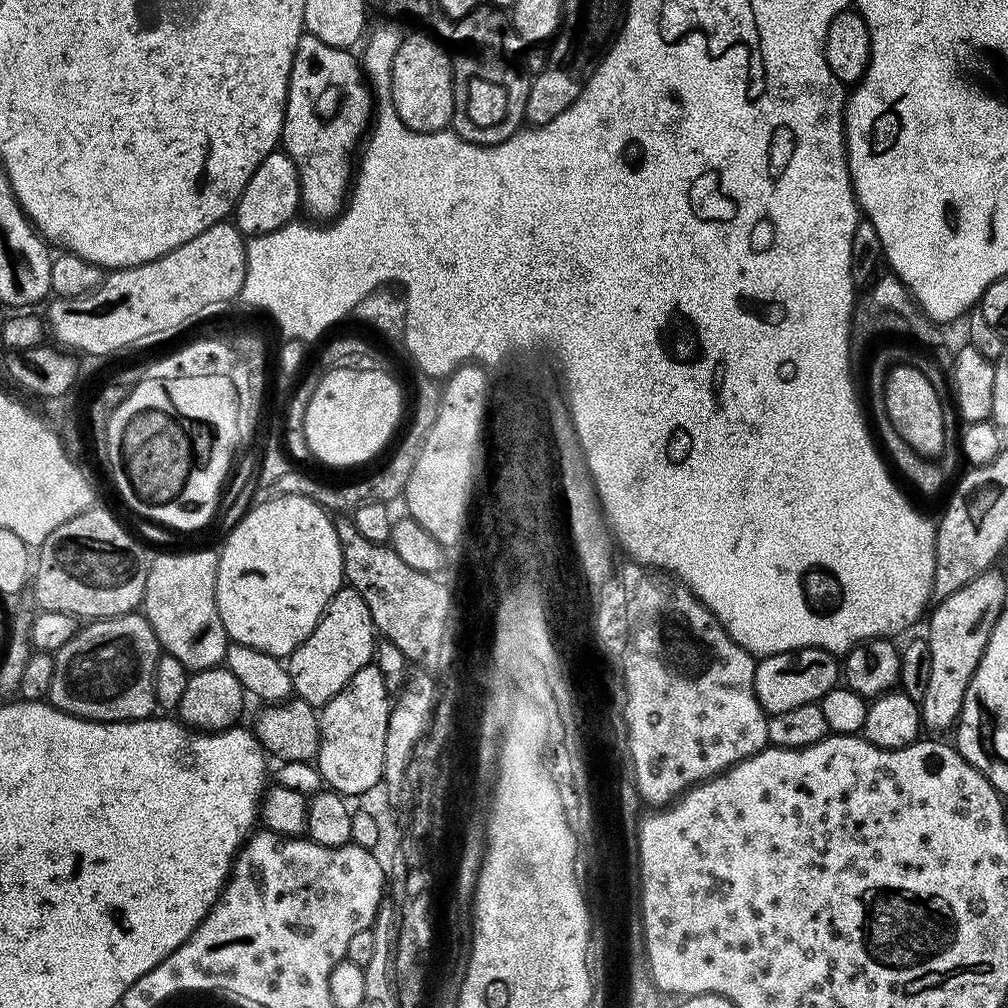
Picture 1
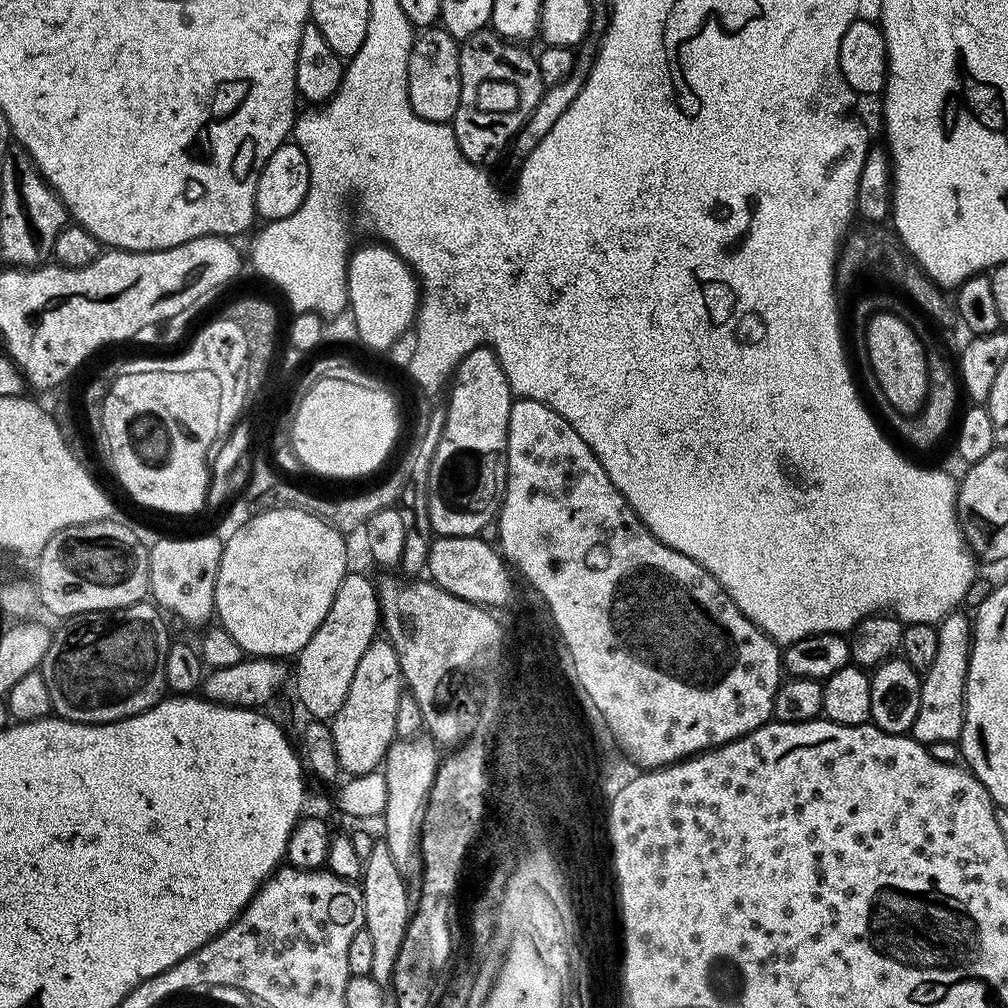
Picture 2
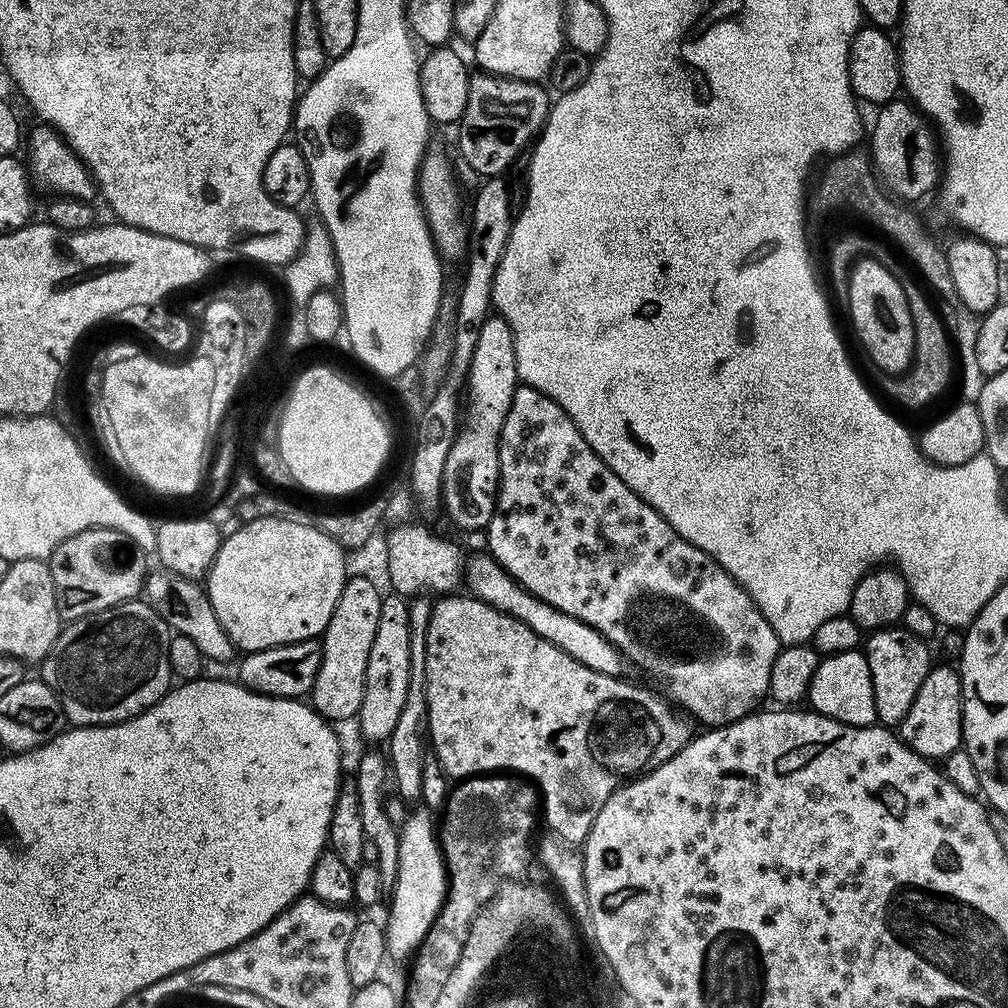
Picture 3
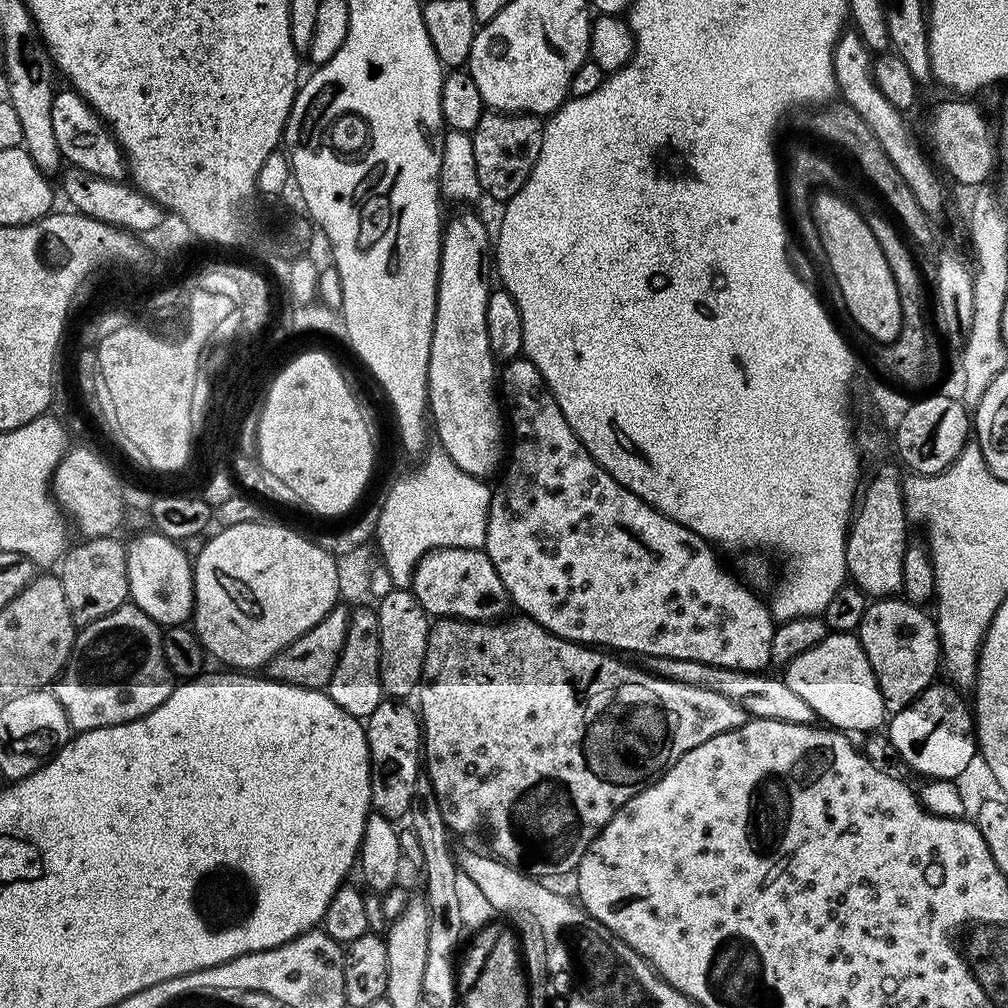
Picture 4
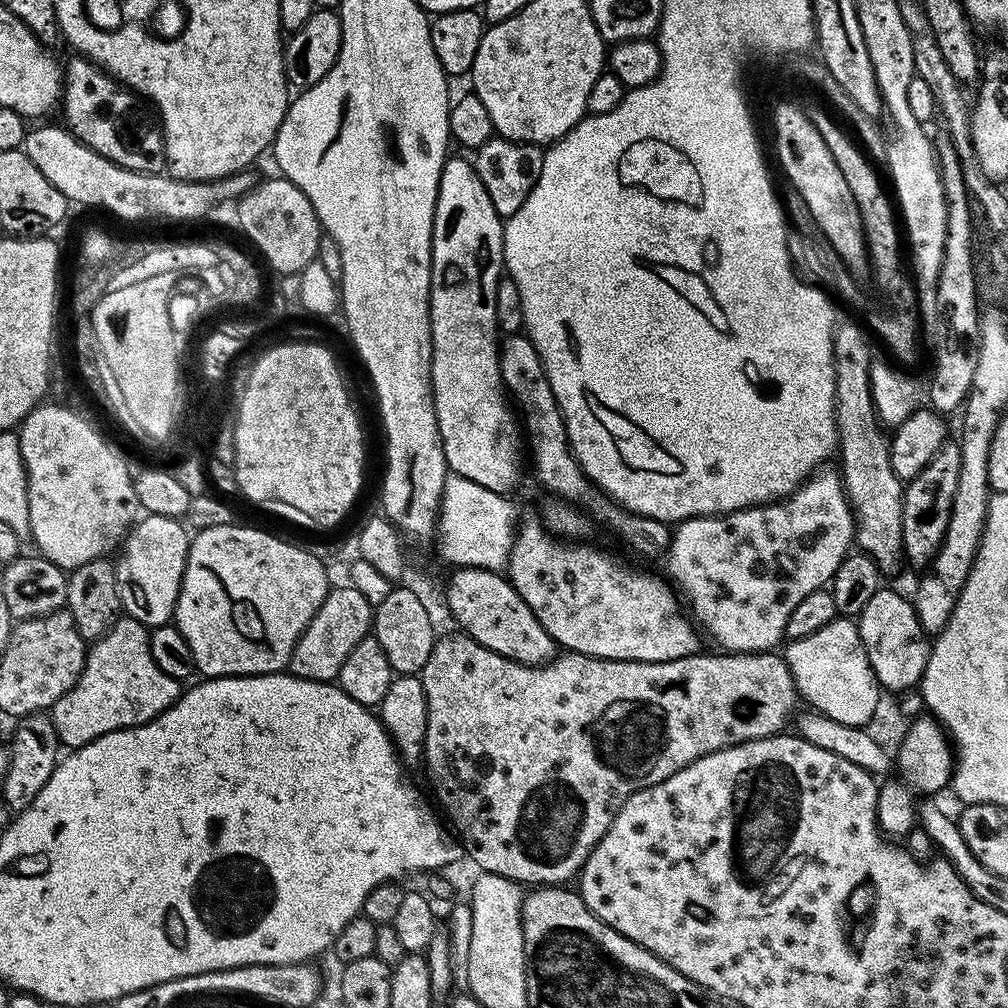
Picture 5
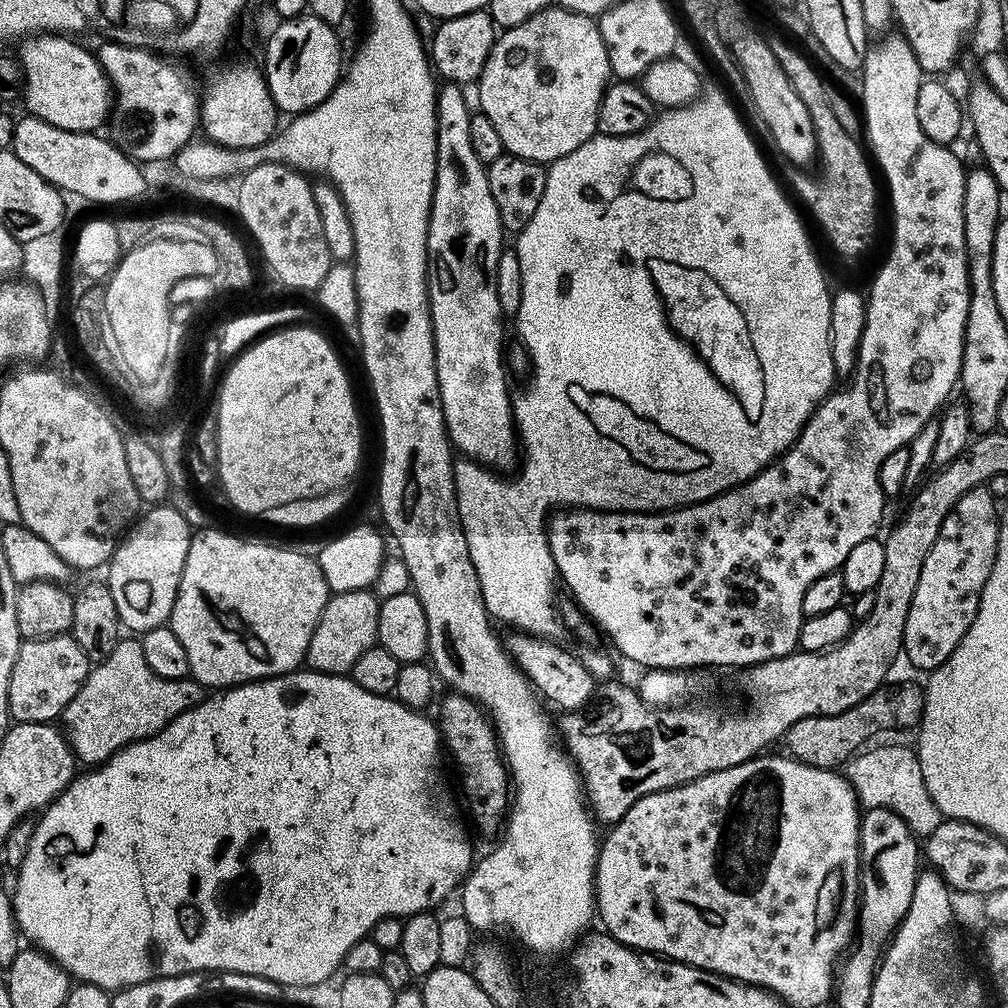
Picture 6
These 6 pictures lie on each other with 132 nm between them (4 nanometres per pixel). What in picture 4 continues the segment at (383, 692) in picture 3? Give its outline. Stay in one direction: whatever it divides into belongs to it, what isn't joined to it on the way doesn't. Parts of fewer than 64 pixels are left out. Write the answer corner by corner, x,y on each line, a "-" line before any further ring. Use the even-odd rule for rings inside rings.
393,588
392,592
378,600
375,610
380,635
380,681
389,697
408,698
420,686
430,615
415,594
406,588

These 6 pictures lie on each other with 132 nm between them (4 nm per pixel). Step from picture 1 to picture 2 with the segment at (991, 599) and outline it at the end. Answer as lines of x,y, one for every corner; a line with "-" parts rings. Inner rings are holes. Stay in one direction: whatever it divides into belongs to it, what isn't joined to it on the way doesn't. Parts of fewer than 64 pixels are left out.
957,610
938,625
938,654
934,666
923,673
920,682
920,709
910,733
913,740
925,746
959,741
964,729
964,691
968,677
968,663
972,653
973,621

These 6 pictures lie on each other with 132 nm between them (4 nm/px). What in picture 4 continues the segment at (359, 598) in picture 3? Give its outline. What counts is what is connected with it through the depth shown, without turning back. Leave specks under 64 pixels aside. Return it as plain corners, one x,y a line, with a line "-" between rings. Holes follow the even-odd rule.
357,607
348,617
346,642
342,646
342,654
338,658
338,666
334,666
334,674
326,689
328,697
346,714
357,718
366,718
378,710
378,706
386,699
386,693
380,681
380,635
378,634
378,618
375,607

